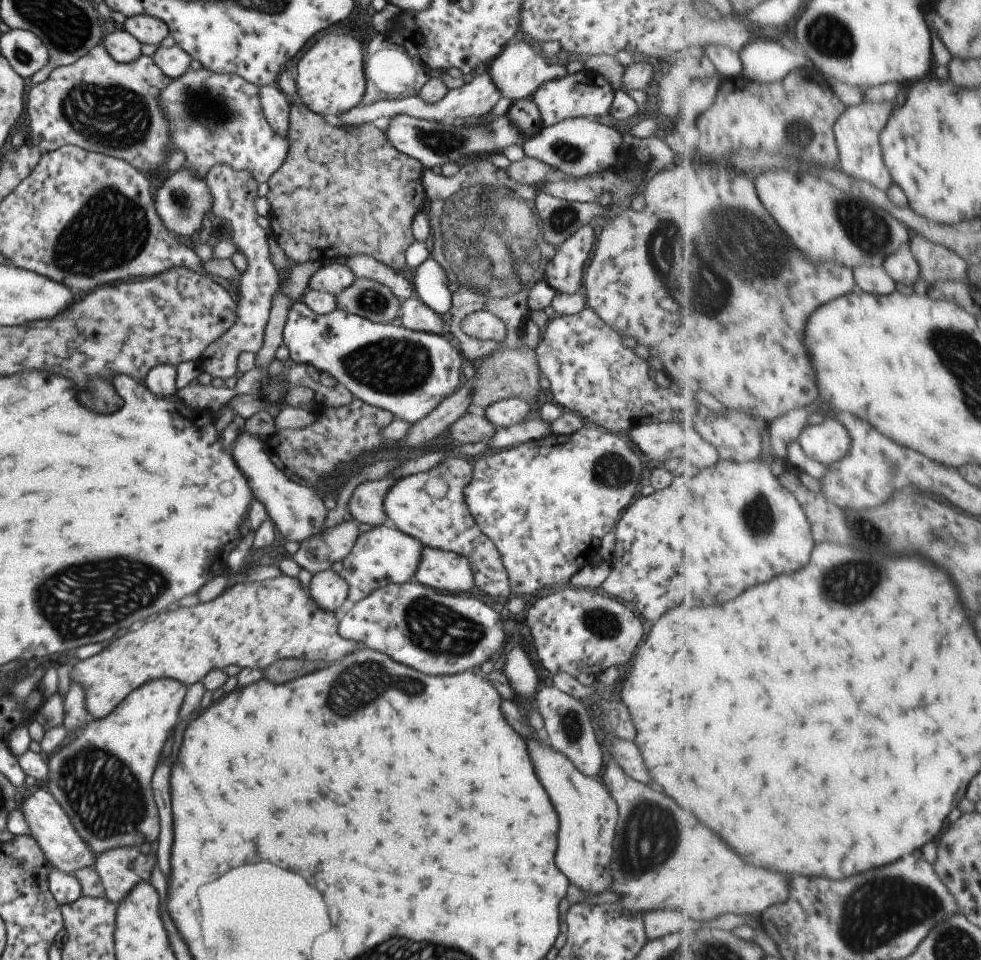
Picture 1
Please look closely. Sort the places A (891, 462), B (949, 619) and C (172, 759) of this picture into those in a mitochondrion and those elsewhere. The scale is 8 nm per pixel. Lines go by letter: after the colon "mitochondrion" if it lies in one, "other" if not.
A: mitochondrion
B: other
C: other

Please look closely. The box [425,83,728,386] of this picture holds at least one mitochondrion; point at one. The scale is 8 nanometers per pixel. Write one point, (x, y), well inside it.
(486, 234)

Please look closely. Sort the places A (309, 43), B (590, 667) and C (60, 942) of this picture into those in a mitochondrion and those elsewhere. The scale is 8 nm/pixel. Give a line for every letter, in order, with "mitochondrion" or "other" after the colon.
A: other
B: other
C: other

